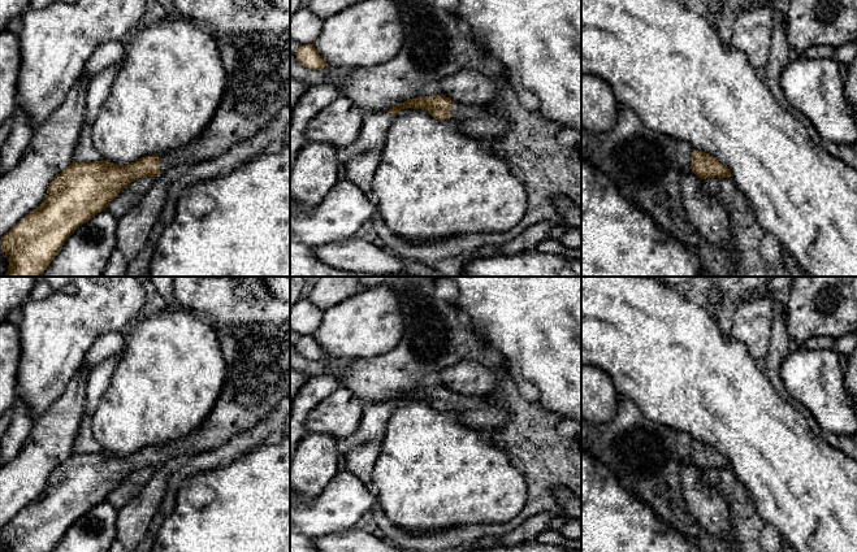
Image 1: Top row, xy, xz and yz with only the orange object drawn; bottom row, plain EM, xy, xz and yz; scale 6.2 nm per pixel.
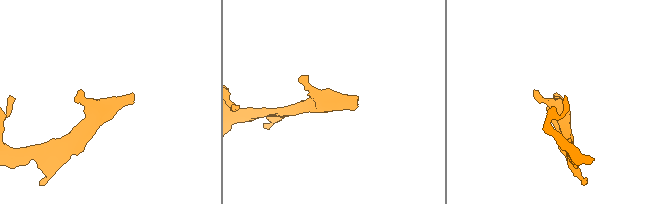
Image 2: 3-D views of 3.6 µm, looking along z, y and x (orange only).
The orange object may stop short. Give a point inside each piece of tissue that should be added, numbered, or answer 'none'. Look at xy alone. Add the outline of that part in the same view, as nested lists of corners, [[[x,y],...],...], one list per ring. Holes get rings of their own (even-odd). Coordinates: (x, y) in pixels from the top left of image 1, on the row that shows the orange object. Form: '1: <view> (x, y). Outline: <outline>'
1: xy (258, 65). Outline: [[[213,31],[212,35],[217,42],[226,73],[220,105],[198,139],[159,156],[161,173],[173,166],[192,165],[224,155],[234,144],[265,129],[290,103],[290,31],[237,34],[230,42],[218,38]]]

